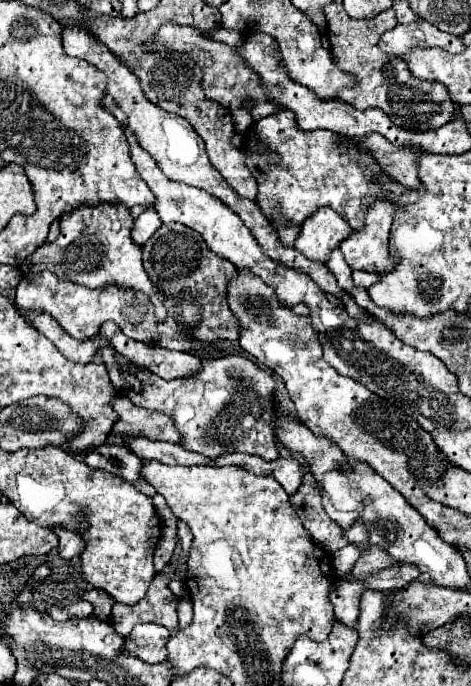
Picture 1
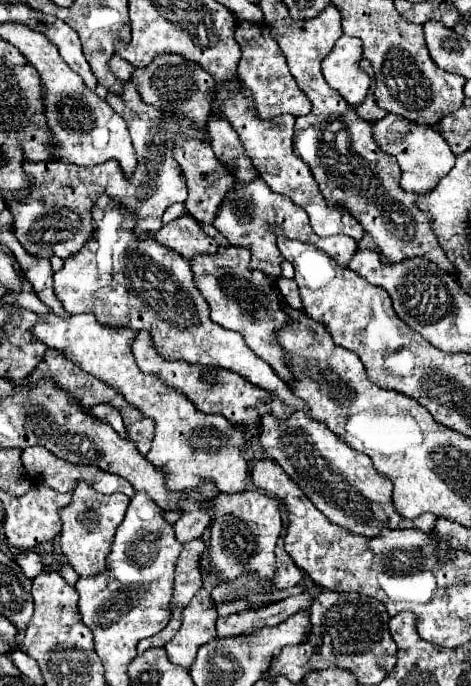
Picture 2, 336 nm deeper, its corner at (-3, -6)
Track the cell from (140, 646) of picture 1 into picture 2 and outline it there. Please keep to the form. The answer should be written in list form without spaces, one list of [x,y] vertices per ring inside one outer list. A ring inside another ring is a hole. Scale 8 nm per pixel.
[[[199,590],[183,610],[179,632],[163,646],[173,664],[189,668],[197,650],[215,638],[217,610],[207,590]]]

